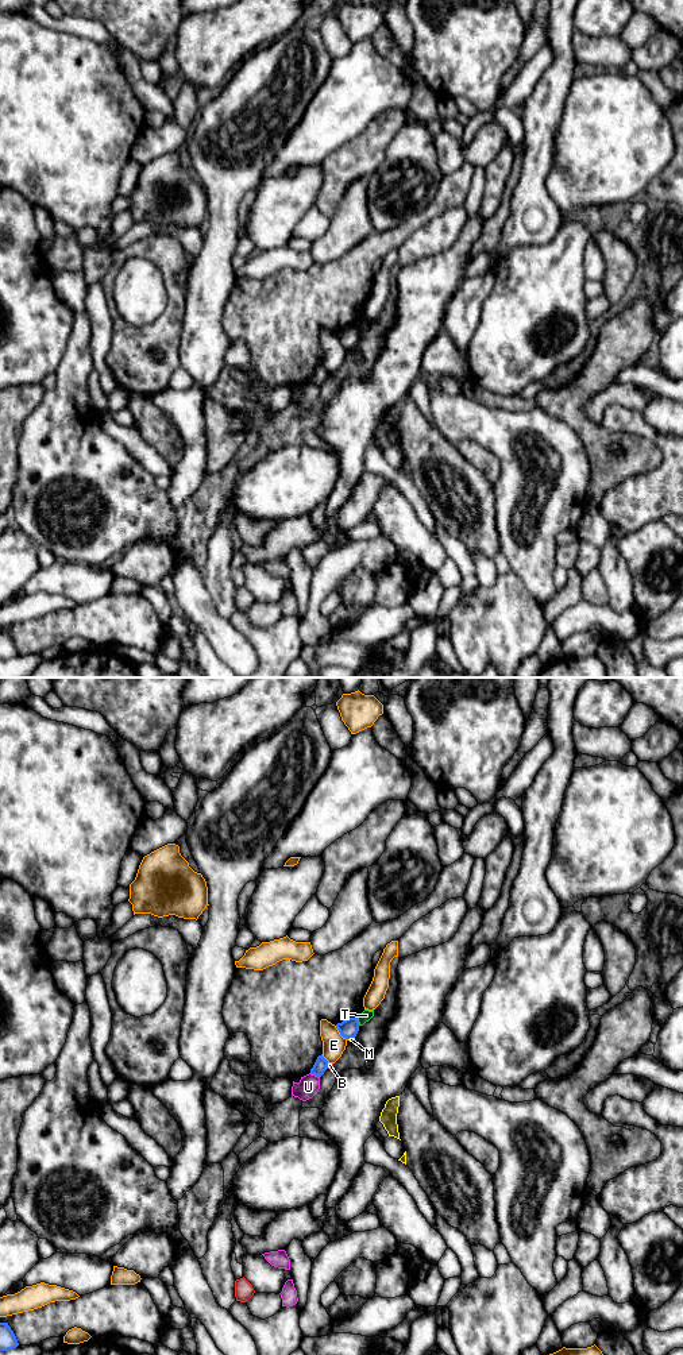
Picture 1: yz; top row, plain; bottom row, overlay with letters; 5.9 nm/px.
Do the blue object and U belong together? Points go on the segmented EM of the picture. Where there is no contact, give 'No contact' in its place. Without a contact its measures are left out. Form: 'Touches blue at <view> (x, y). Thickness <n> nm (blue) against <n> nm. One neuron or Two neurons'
Touches blue at yz (315, 1074). Thickness 80 nm (blue) against 120 nm. Two neurons

